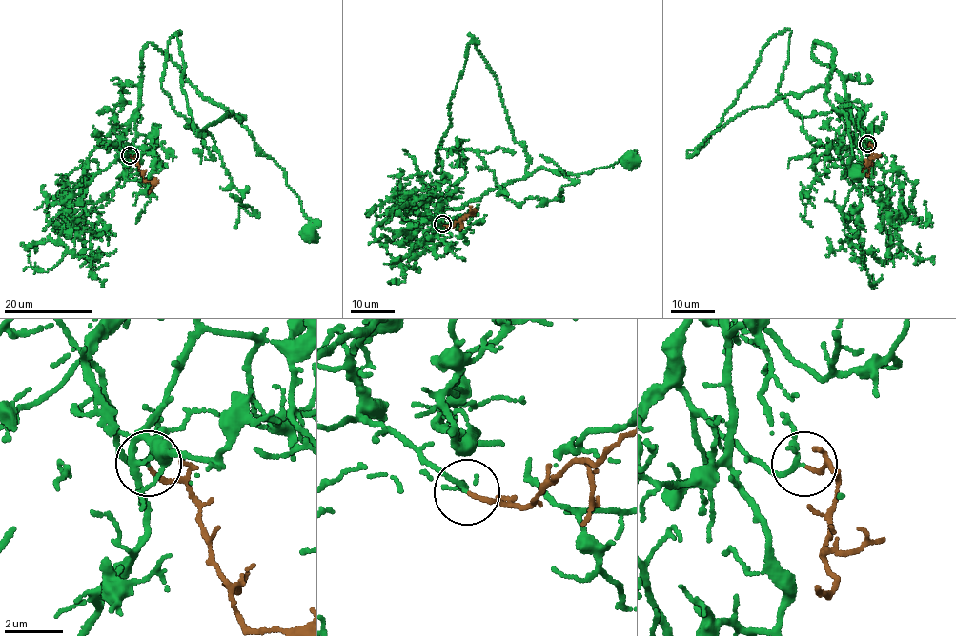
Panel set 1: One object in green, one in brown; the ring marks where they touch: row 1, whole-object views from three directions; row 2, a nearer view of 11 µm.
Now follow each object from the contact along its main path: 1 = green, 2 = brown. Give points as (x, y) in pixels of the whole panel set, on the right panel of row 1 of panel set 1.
1: (867, 144), (849, 133), (844, 80), (814, 58), (816, 40), (834, 52), (824, 99), (847, 120), (856, 171)
2: (867, 144), (872, 147), (865, 176)

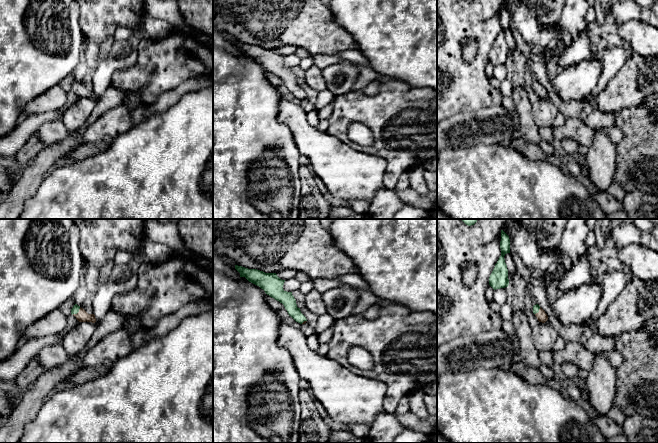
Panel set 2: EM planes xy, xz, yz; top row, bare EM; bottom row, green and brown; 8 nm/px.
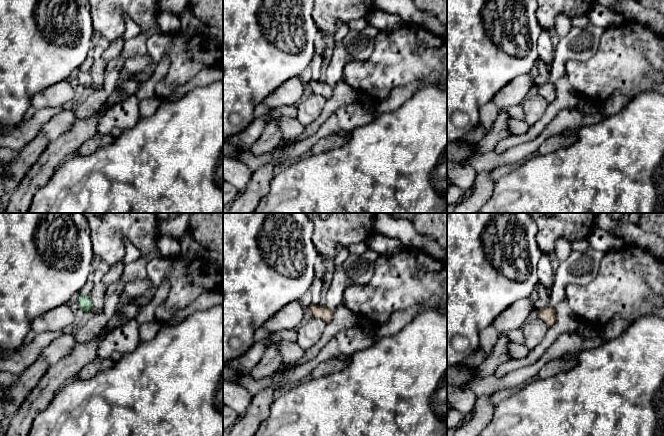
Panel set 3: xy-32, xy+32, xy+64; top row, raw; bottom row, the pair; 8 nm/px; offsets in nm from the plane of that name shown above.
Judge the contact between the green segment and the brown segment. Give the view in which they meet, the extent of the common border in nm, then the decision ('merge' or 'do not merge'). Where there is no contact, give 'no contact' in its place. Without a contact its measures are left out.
contact in xy; length 90 nm; merge

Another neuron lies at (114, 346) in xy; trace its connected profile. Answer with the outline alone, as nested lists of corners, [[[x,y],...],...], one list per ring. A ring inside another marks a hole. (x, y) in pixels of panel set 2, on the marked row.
[[[123,327],[106,335],[88,351],[80,369],[103,364],[106,359],[115,362],[134,350],[135,346],[130,341],[129,332]]]

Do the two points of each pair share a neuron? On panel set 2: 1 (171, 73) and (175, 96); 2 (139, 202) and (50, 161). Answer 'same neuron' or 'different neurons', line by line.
1: different neurons
2: different neurons

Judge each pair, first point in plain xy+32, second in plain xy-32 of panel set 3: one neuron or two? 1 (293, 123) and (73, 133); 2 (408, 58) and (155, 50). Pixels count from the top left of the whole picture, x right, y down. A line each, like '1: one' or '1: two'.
1: two
2: one

